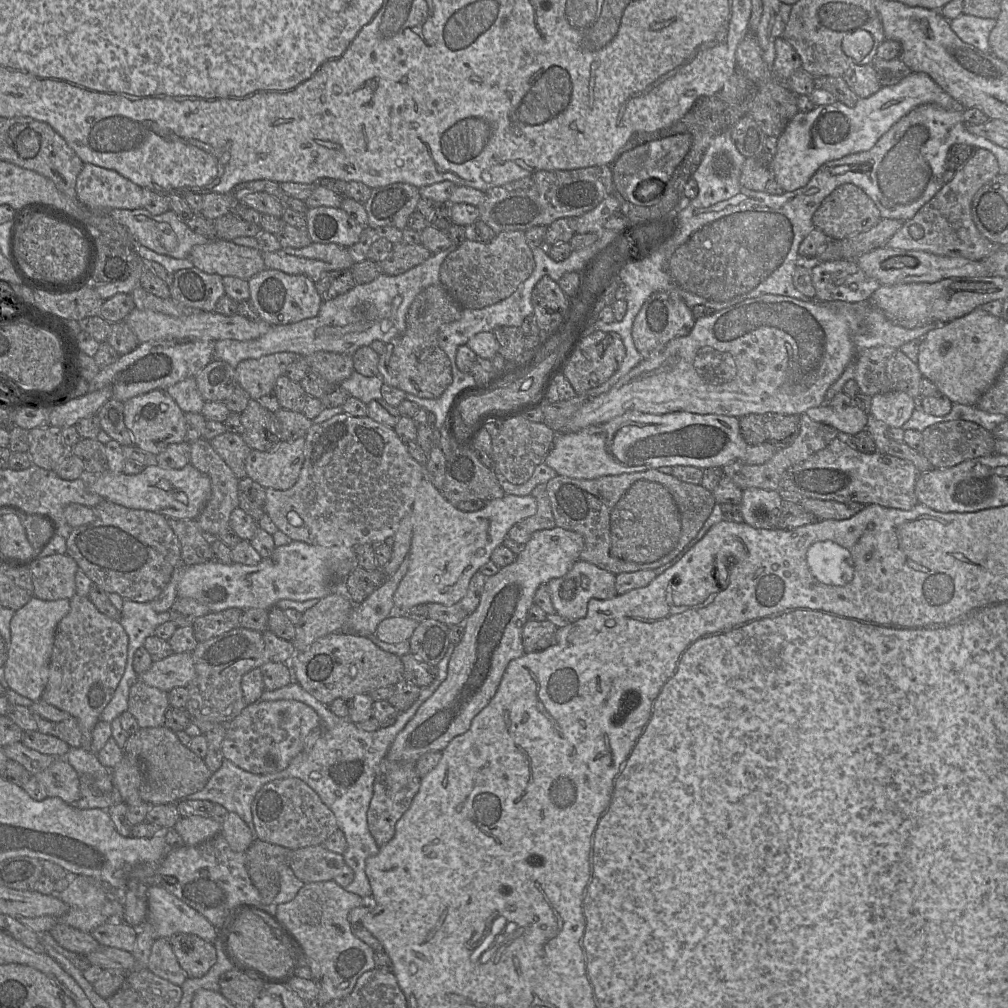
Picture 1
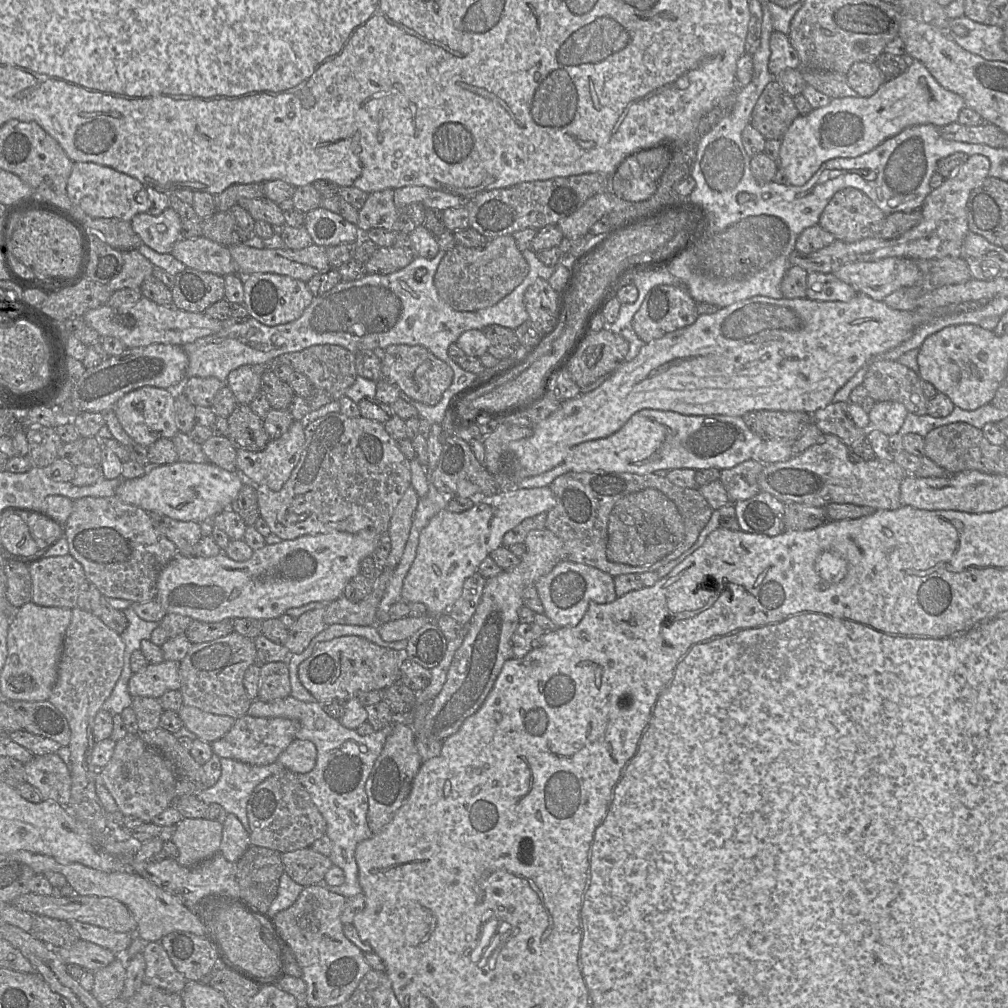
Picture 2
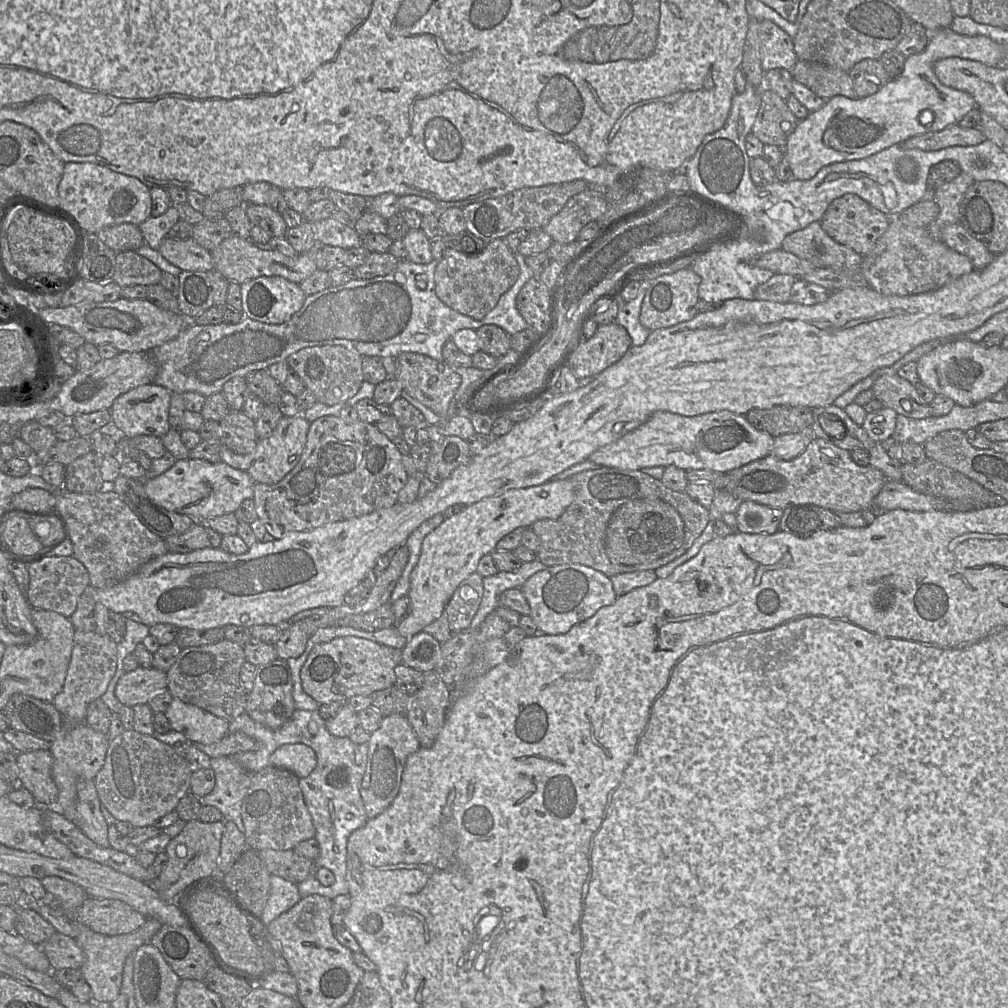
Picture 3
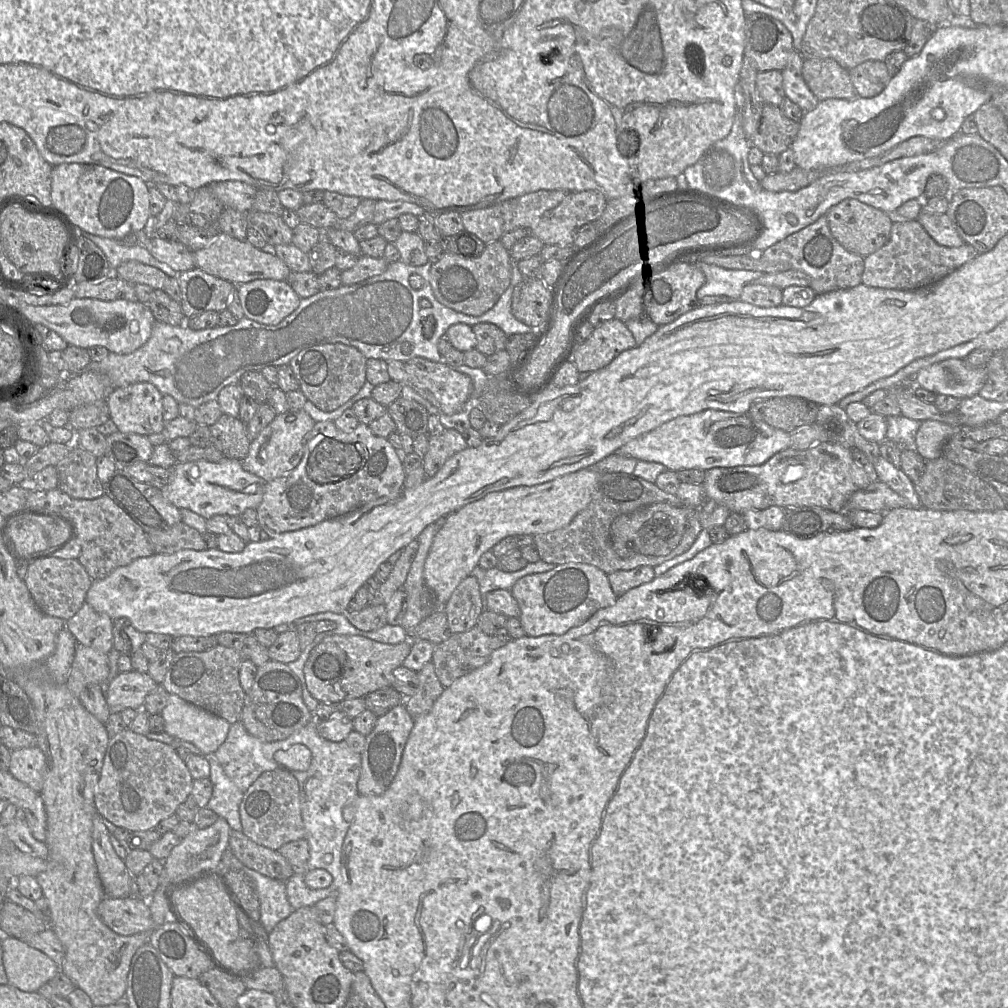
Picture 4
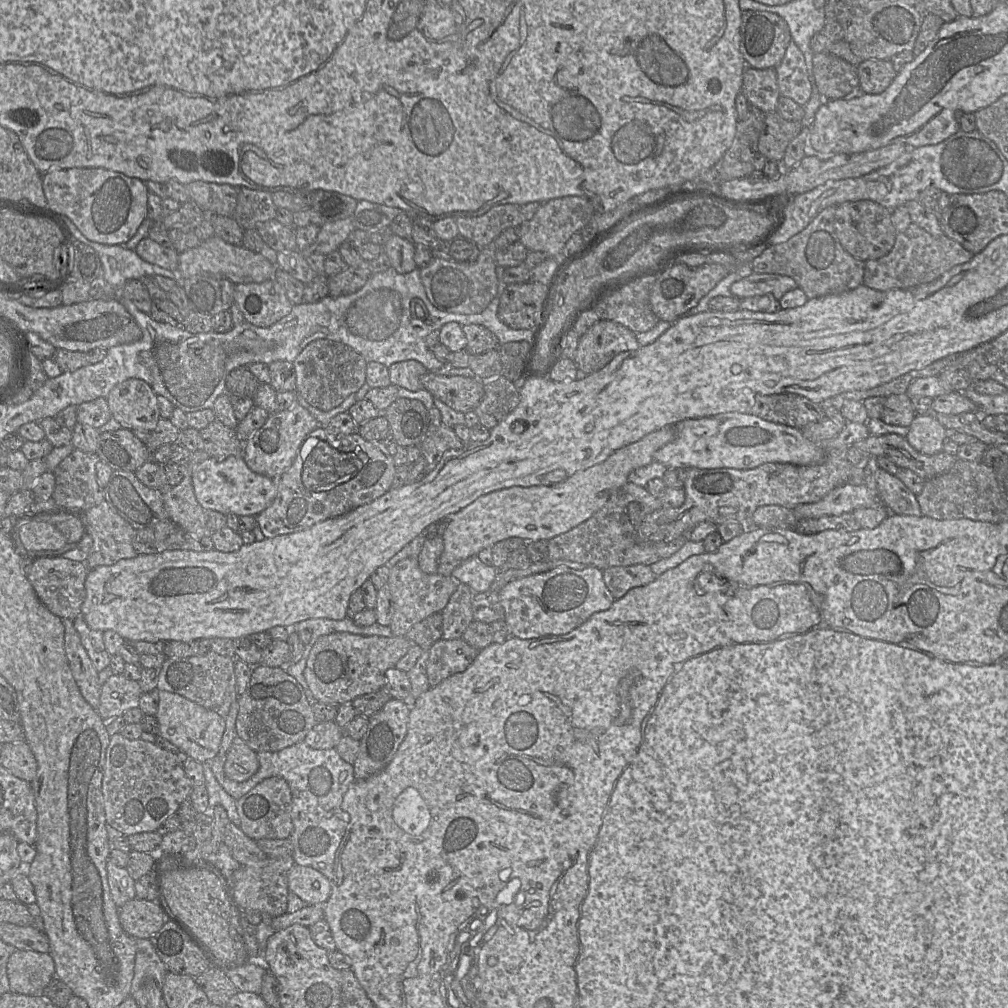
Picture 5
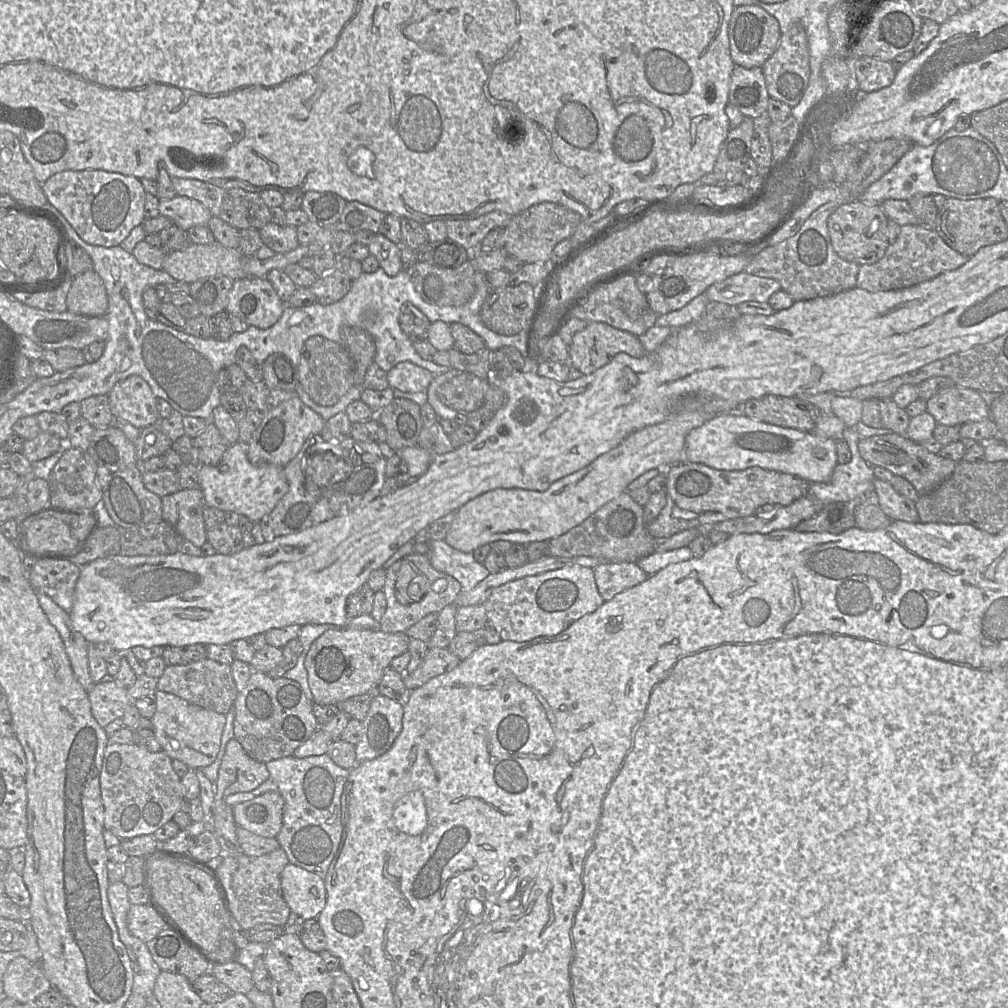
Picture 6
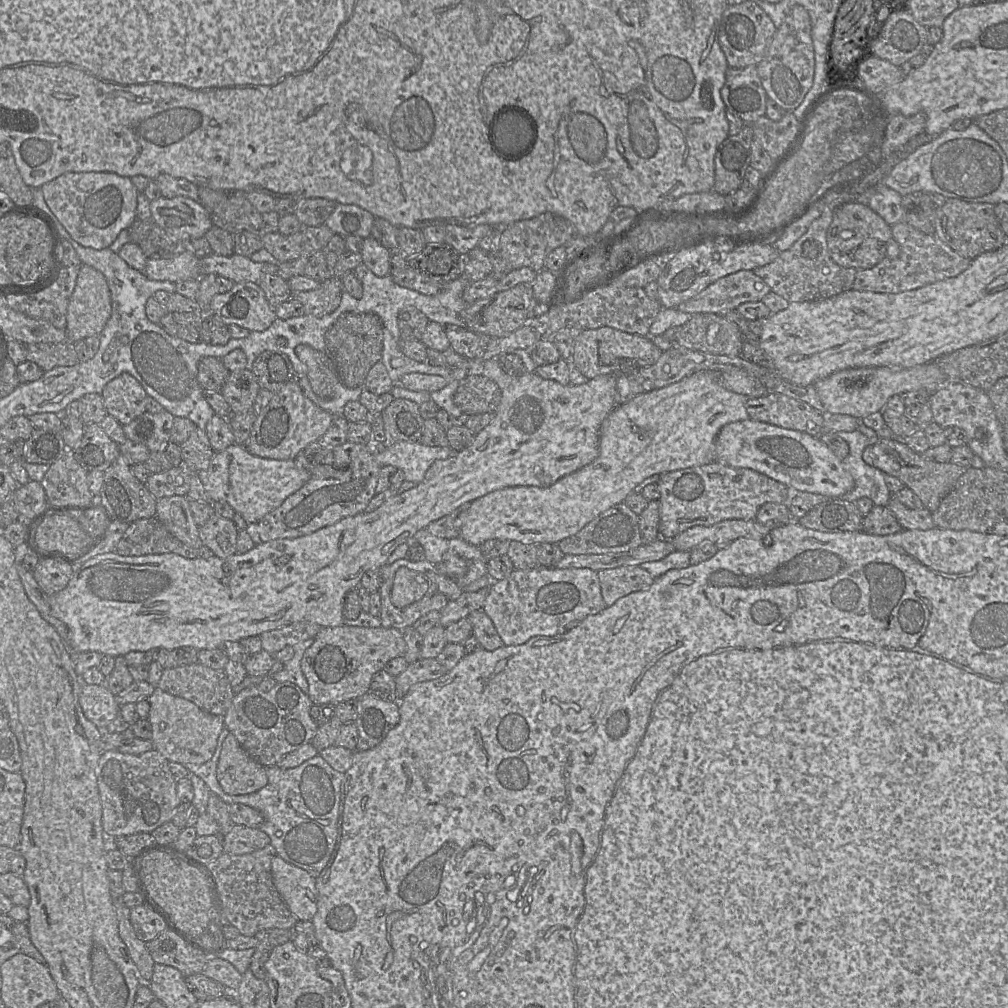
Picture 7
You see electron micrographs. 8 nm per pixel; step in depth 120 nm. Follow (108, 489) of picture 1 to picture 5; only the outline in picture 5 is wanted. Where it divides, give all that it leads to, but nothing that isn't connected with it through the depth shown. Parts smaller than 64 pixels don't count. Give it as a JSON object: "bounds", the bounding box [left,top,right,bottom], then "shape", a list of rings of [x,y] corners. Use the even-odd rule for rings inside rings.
{"bounds":[192,455,277,517],"shape":[[[242,455],[229,456],[223,461],[208,458],[200,462],[192,471],[192,484],[196,500],[205,511],[239,517],[257,516],[271,505],[277,493],[273,479],[250,470]]]}

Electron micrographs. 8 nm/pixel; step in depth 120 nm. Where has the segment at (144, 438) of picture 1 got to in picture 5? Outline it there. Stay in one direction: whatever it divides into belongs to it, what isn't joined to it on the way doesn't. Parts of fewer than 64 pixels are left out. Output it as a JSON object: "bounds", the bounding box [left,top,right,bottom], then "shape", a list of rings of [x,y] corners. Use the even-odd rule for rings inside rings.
{"bounds":[106,378,160,430],"shape":[[[130,378],[106,397],[112,417],[123,429],[154,430],[160,420],[158,395],[144,380]]]}

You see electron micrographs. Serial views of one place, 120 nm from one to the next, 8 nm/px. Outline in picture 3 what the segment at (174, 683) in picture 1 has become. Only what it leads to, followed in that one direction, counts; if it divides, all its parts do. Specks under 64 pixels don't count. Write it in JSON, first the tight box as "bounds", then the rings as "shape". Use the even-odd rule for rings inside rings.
{"bounds":[115,667,168,706],"shape":[[[137,667],[125,672],[115,688],[115,696],[124,706],[146,704],[157,692],[168,687],[167,673],[157,668]]]}

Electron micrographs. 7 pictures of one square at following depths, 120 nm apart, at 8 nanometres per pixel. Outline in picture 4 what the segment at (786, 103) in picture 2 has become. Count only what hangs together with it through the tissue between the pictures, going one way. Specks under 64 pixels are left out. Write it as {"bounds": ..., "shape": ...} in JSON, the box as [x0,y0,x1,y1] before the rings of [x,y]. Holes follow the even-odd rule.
{"bounds":[752,103,800,156],"shape":[[[765,103],[752,145],[779,156],[791,146],[799,129],[800,121],[786,117],[779,106]]]}

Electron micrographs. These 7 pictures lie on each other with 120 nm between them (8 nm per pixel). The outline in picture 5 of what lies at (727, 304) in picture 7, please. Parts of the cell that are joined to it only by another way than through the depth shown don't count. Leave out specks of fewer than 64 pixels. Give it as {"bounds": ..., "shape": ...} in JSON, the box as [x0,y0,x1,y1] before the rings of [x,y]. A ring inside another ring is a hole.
{"bounds":[731,273,797,300],"shape":[[[752,273],[731,287],[732,296],[743,299],[752,296],[771,294],[779,300],[786,292],[797,288],[796,281],[785,275]]]}

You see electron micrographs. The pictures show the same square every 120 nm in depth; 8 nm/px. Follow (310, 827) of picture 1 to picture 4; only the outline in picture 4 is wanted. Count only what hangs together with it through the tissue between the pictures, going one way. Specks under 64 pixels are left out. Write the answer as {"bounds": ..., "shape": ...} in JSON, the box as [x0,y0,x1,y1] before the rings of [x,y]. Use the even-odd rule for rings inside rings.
{"bounds":[240,768,305,850],"shape":[[[284,768],[263,772],[244,793],[240,803],[242,832],[255,843],[273,850],[303,839],[305,826],[302,819],[300,789],[295,776]]]}

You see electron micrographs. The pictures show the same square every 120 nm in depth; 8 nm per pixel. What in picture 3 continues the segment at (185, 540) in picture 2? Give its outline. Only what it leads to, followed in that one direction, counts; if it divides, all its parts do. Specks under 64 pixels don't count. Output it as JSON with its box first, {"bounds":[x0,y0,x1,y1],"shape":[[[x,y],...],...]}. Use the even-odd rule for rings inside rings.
{"bounds":[108,475,194,540],"shape":[[[119,475],[108,487],[118,494],[144,526],[163,540],[187,531],[194,524],[191,517],[170,512],[152,502],[145,493],[144,483]]]}

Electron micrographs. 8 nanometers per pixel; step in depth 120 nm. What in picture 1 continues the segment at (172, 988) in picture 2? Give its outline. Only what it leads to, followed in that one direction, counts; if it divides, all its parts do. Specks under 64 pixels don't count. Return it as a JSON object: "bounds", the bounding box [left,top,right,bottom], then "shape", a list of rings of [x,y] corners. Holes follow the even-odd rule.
{"bounds":[148,938,187,986],"shape":[[[156,938],[148,961],[148,969],[155,975],[181,986],[187,975],[173,952],[169,939]]]}

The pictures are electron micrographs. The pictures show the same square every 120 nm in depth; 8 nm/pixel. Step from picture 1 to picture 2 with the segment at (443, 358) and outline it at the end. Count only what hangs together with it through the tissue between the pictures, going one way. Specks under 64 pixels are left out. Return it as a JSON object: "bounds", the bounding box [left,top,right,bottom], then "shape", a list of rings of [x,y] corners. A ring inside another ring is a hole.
{"bounds":[381,345,454,405],"shape":[[[390,345],[381,361],[382,378],[394,384],[412,399],[427,405],[436,405],[453,381],[454,372],[444,361],[421,345]]]}

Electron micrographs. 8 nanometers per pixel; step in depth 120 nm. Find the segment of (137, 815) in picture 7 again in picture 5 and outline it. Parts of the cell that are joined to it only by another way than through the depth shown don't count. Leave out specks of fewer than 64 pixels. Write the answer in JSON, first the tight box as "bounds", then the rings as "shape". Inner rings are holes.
{"bounds":[102,733,192,836],"shape":[[[120,733],[110,737],[102,778],[106,823],[125,836],[155,832],[181,803],[190,799],[192,786],[176,755],[142,739],[129,740]]]}

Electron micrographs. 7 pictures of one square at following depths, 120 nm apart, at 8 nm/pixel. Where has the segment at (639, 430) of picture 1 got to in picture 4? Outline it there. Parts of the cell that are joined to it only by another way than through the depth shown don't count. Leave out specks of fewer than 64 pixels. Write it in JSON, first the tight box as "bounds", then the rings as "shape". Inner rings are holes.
{"bounds":[616,409,790,470],"shape":[[[707,409],[678,416],[657,428],[623,444],[616,454],[636,460],[657,462],[667,470],[755,466],[765,463],[774,454],[790,448],[789,433],[756,420],[746,413]]]}

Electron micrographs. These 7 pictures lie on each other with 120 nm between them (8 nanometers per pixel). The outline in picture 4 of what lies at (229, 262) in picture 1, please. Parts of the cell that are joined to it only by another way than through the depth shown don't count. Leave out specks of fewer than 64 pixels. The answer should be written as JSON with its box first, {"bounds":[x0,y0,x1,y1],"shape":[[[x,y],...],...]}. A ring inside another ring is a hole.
{"bounds":[145,237,195,272],"shape":[[[152,237],[145,246],[154,258],[167,264],[176,272],[195,268],[194,252],[179,241],[168,242],[158,237]]]}

